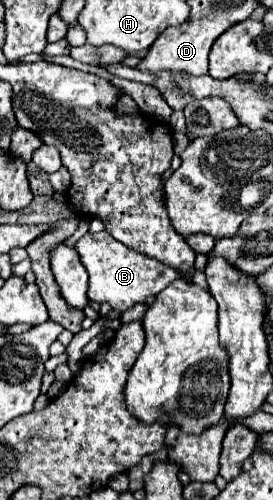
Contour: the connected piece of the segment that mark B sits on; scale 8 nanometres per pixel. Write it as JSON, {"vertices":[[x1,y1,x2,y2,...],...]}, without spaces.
{"vertices":[[89,232,85,234,77,244,75,250,81,256,83,266,89,272,89,300,97,304,111,304,111,308,125,312,127,308,145,302,149,296,157,296,165,286,169,286,179,274,165,266,163,262,157,262,157,258,149,258,145,254,137,254,129,250,125,244,117,242,113,236,103,232]]}

